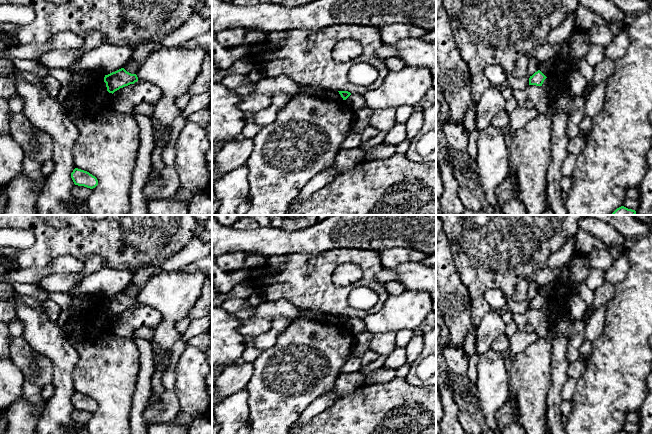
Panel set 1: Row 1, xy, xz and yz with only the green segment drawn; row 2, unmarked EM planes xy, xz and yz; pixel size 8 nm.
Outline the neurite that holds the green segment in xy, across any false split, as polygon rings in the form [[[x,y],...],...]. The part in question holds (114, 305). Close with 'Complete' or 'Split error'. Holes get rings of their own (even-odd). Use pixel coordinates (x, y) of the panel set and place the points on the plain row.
[[[124,292],[105,299],[104,301],[104,306],[106,307],[107,315],[112,318],[120,312],[123,312],[130,308],[134,308],[137,305],[137,299],[127,296]]]. Complete

